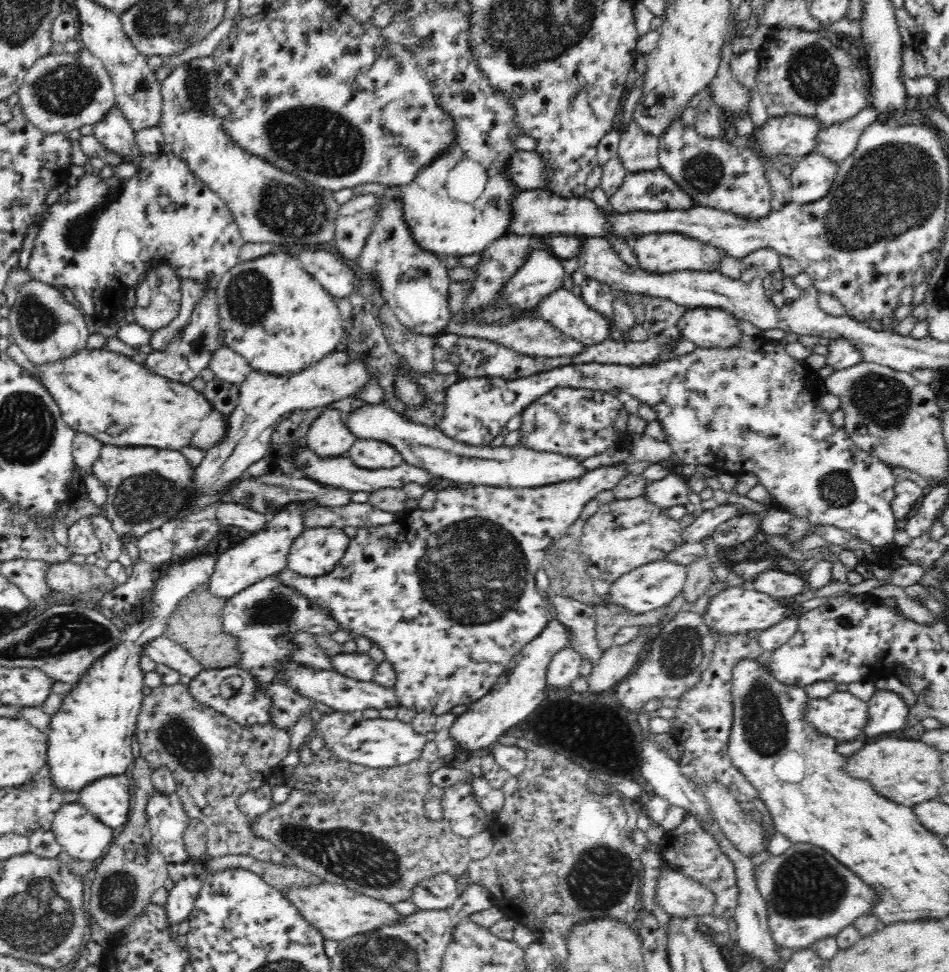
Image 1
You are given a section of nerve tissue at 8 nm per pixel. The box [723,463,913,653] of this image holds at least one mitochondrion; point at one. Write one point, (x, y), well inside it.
(836, 488)

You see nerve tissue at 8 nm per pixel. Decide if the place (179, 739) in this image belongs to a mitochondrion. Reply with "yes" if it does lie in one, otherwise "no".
yes

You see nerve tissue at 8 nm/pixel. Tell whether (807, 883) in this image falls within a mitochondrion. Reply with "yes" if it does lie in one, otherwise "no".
yes

